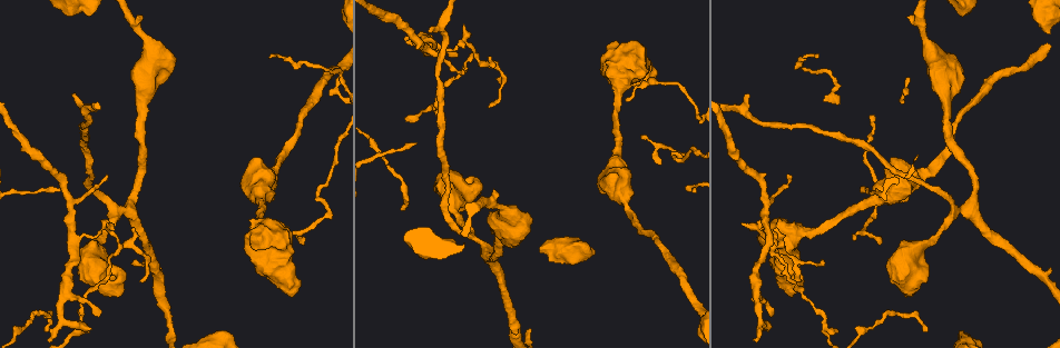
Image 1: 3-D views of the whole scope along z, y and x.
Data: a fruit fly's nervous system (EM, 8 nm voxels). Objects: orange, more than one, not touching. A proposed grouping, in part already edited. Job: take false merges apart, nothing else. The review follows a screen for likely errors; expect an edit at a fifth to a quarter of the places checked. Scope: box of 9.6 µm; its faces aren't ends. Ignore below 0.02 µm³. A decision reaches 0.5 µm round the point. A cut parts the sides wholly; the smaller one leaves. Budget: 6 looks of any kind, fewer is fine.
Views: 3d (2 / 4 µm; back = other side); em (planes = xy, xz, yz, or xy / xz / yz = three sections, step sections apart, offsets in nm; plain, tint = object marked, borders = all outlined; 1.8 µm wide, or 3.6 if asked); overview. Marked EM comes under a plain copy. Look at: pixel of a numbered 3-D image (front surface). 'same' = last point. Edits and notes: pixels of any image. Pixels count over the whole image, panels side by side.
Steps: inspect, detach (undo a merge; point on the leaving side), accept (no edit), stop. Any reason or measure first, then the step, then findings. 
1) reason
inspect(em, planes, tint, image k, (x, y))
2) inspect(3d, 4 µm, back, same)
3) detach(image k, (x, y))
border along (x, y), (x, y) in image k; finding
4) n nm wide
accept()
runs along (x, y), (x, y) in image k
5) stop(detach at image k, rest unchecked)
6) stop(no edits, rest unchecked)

abrupt turn
inspect(em, xz, step 8, tint, image 1, (758, 321))

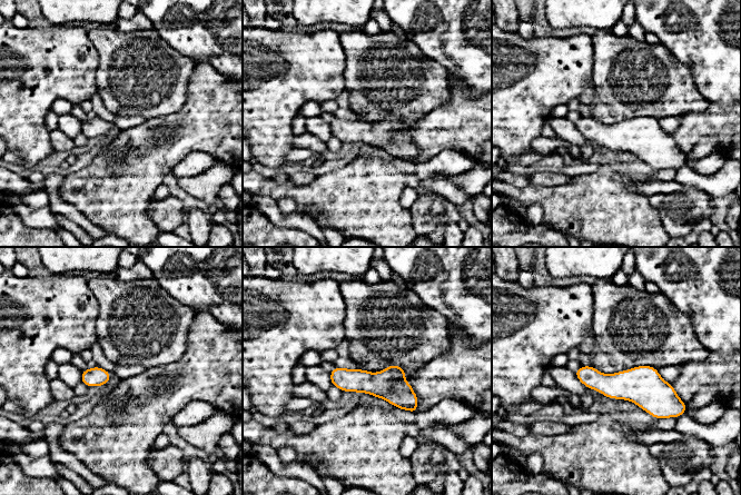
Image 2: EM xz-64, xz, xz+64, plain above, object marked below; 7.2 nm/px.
another direction
inspect(em, planes, borders, same)

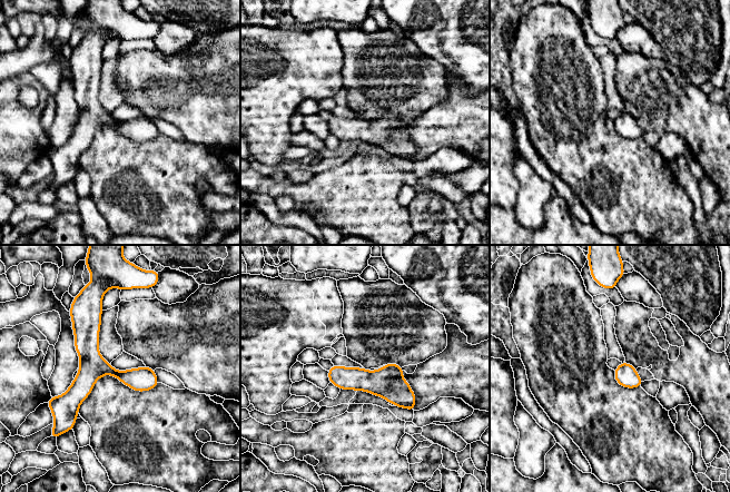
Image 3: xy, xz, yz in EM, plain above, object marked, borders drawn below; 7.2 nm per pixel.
accept()
runs along (92, 307), (72, 420) in image 3; one neuron here

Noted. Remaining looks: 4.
inspect(3d, 2 µm, image 1, (75, 233))

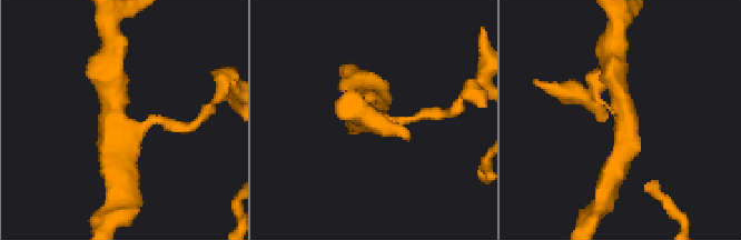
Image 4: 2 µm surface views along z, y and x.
3 arms
inspect(em, planes, tint, image 4, (116, 118))

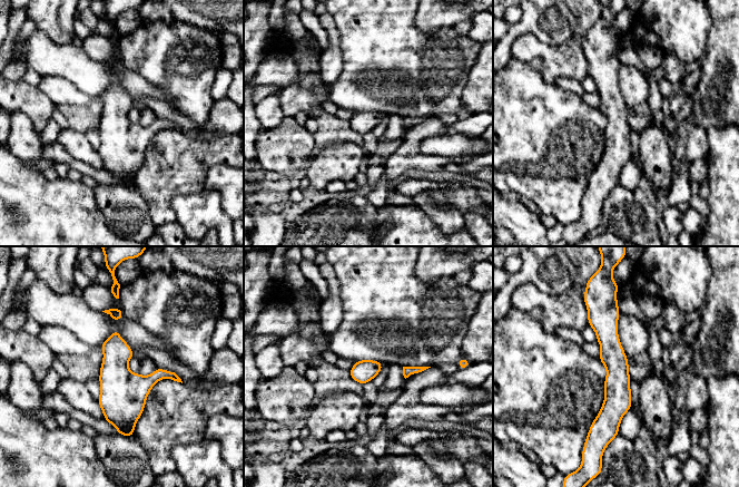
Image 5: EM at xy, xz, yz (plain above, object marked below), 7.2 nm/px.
accept()
runs along (612, 304), (614, 407), (606, 437) in image 5; continuous, no second neuron

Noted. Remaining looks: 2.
thick turns thin
inspect(em, planes, tint, image 1, (798, 233))

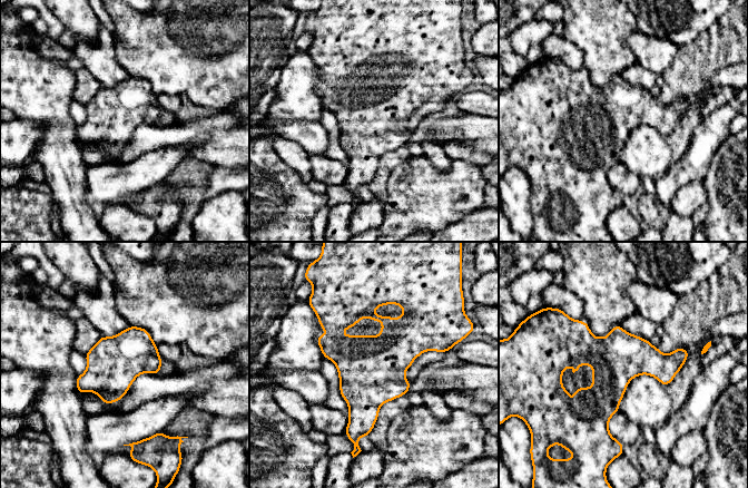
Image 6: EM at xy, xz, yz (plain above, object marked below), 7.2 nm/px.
accept()
runs along (685, 353), (676, 359), (557, 361) in image 6; one neuron here

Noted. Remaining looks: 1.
stop(no edits, rest unchecked)

